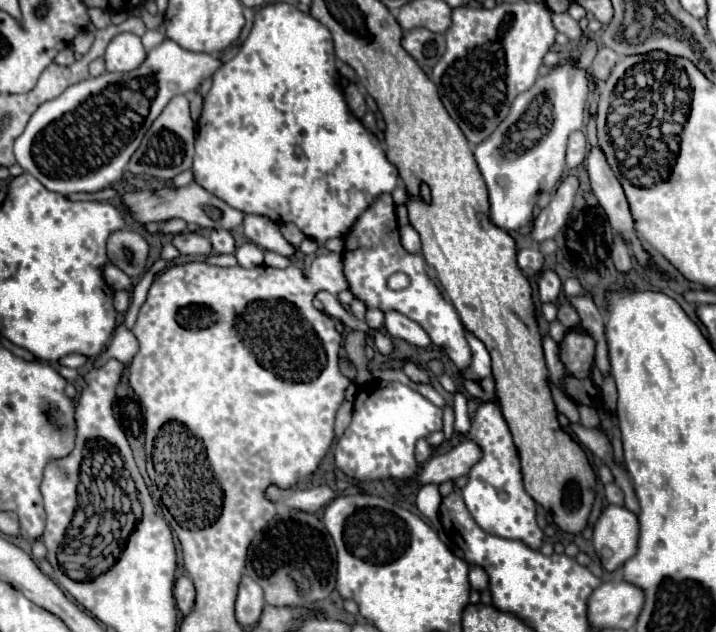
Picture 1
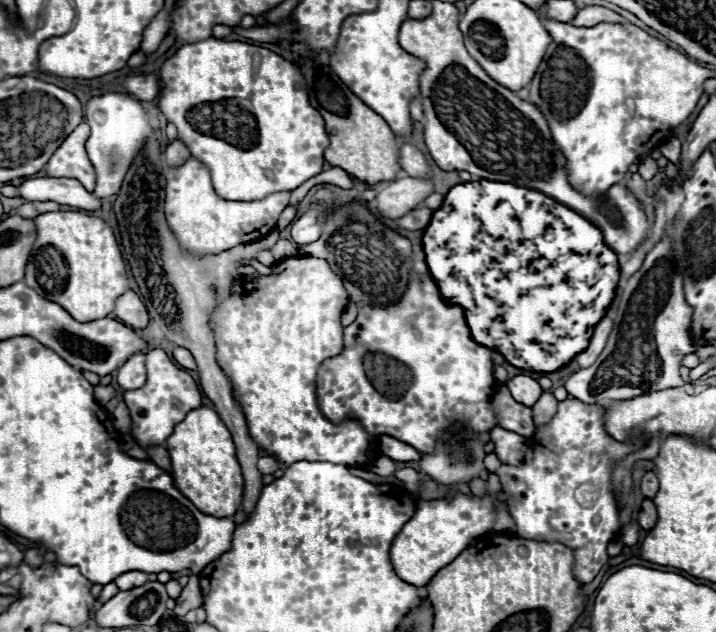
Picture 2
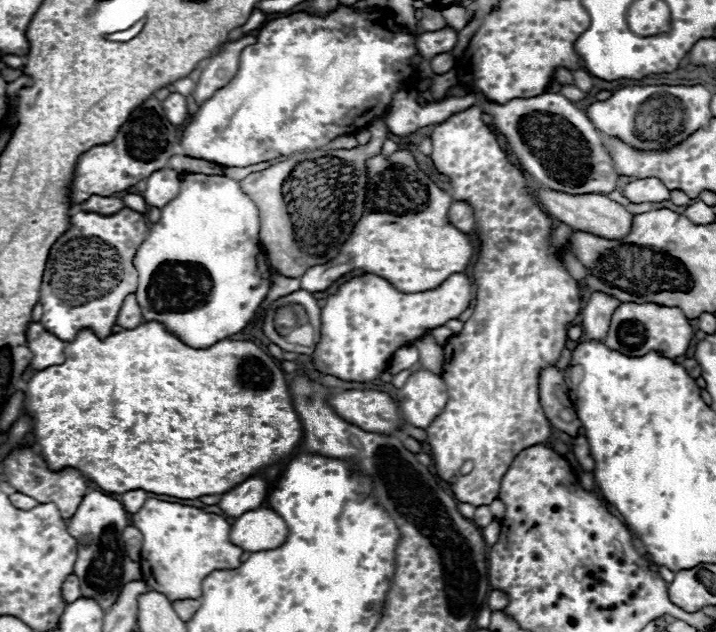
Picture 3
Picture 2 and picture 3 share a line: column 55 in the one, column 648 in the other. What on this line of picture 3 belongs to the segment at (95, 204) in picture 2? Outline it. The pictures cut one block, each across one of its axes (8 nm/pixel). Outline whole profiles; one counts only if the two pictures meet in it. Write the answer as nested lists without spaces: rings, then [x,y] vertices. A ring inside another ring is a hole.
[[[640,178],[640,180],[632,180],[630,184],[624,186],[622,194],[634,202],[664,202],[670,198],[670,190],[658,180],[658,178]]]

